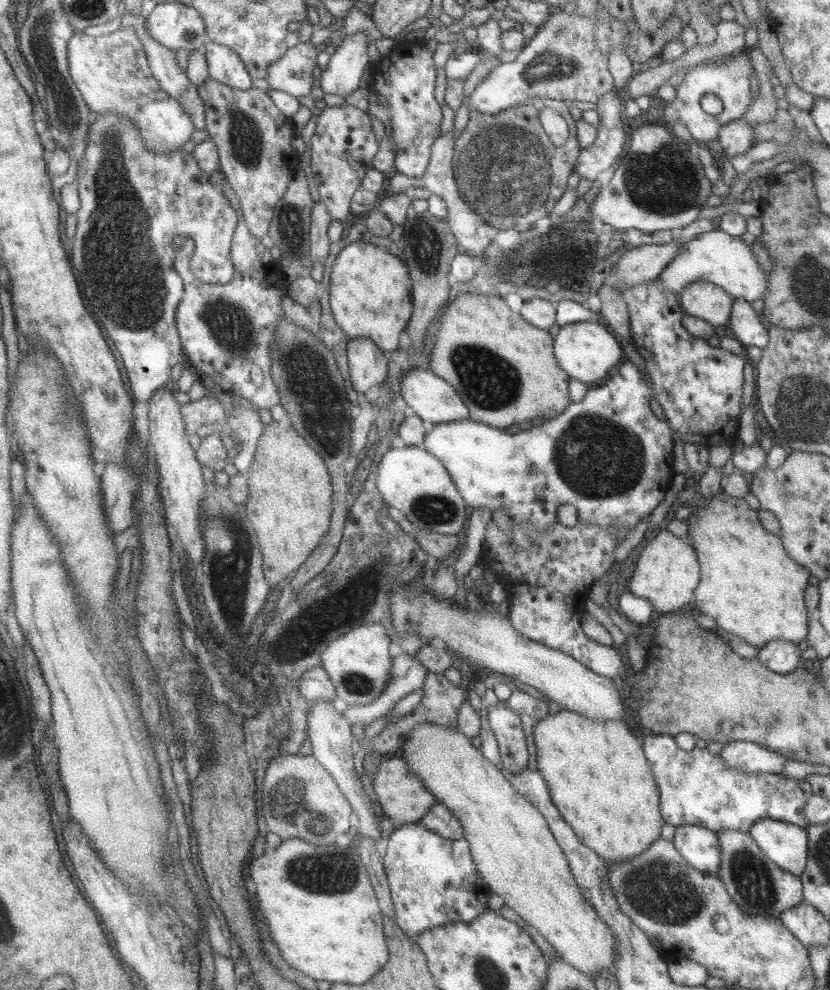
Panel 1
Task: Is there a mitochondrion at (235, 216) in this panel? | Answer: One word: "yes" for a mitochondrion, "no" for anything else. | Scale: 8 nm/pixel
no

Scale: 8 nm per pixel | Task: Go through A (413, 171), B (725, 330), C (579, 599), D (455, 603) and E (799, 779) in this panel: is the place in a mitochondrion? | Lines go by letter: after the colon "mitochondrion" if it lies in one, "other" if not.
A: other
B: other
C: other
D: other
E: other

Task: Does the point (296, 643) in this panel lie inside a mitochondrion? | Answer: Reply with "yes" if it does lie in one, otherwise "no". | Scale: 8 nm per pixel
yes

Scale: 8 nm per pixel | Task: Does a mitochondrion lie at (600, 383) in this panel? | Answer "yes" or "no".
no

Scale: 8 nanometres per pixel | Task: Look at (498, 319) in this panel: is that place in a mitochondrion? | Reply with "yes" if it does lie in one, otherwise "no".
no

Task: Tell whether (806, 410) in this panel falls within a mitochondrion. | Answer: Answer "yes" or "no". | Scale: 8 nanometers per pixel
yes

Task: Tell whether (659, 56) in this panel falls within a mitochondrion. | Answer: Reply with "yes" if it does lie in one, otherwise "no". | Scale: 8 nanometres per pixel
no

